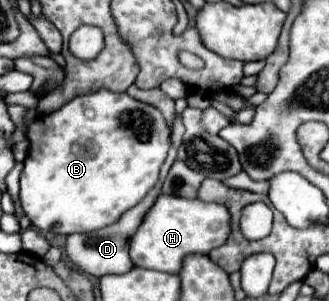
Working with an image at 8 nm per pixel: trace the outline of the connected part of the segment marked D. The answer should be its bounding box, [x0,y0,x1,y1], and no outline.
[66,171,166,277]

